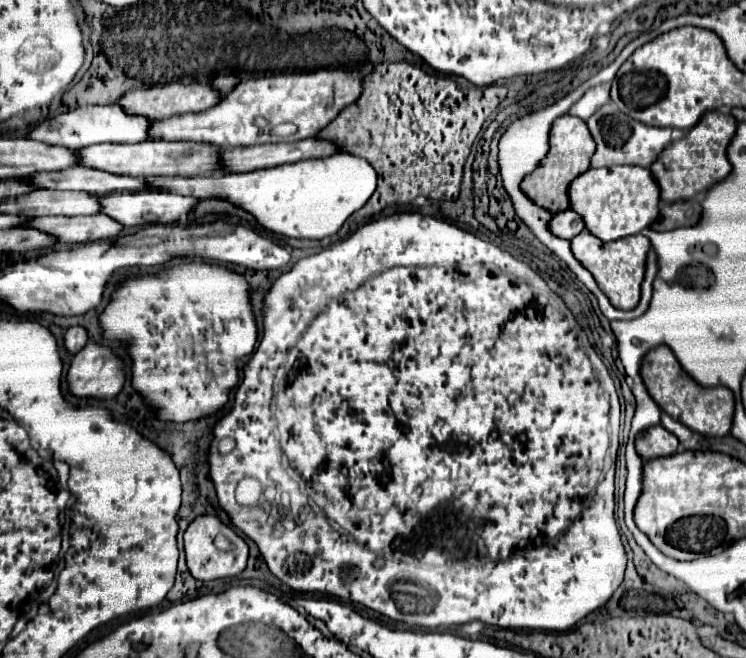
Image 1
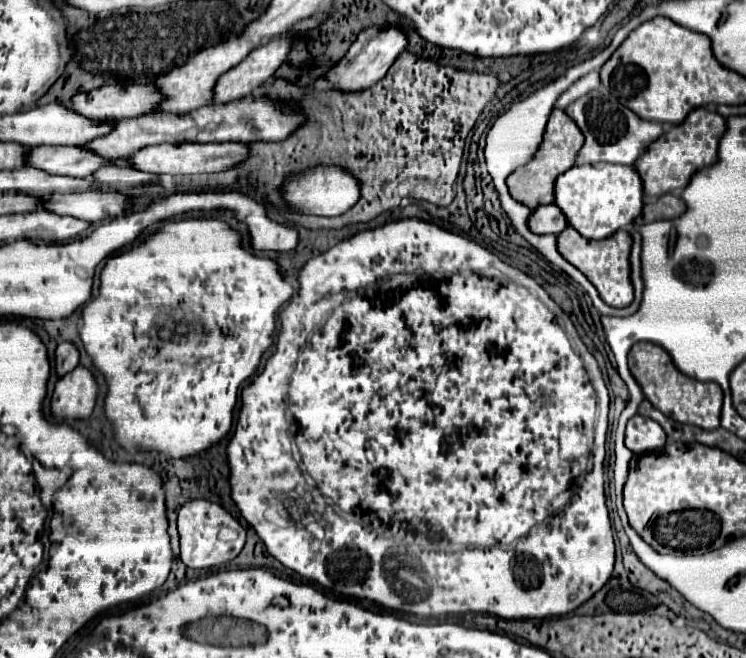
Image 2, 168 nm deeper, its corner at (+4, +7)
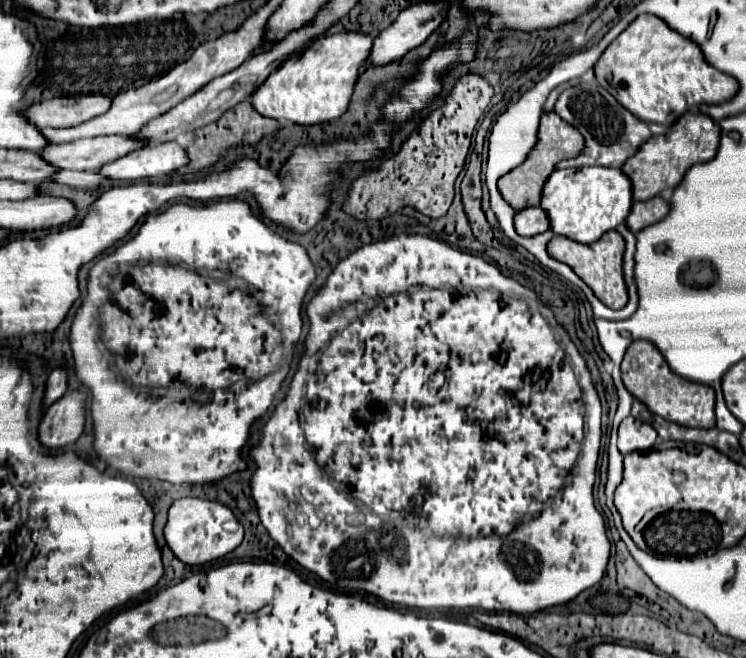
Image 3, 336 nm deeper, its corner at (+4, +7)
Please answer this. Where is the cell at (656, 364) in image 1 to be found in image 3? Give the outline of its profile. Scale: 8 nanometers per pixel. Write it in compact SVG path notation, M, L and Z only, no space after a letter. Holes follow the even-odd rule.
M634 340L630 348L626 350L626 356L622 360L622 380L634 398L644 402L654 414L664 416L666 420L692 426L692 428L714 428L716 426L714 388L674 374L668 368L660 350L648 340Z

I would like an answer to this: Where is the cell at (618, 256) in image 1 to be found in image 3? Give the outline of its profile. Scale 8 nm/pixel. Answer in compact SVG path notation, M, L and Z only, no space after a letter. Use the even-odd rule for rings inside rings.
M612 230L606 232L600 240L594 244L580 244L574 242L566 236L554 236L548 242L548 254L564 264L568 264L594 292L600 296L600 302L604 302L608 308L624 308L628 302L628 290L624 284L624 274L622 274L622 256L624 256L624 238Z

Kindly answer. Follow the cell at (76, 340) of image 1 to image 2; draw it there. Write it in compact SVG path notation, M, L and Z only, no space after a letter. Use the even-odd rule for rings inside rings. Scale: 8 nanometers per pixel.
M70 342L58 344L58 348L56 348L56 374L58 374L58 378L72 372L76 366L78 366L78 350L74 348L74 344L70 344Z

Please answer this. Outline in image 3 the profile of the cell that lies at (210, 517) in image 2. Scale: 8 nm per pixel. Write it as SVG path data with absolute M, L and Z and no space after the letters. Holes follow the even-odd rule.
M180 498L168 510L168 524L164 528L166 542L174 556L184 564L196 566L230 554L242 544L244 528L230 508L202 498Z

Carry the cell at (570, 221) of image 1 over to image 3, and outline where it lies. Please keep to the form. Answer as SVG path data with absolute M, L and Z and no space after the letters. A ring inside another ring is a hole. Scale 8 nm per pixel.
M540 206L524 208L516 214L516 232L520 236L536 236L546 230L550 230L550 218Z

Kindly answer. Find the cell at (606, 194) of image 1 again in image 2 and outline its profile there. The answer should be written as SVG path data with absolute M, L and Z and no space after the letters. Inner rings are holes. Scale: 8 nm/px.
M588 164L572 166L556 178L554 202L564 212L568 226L588 240L602 240L630 224L642 210L642 180L632 166Z

